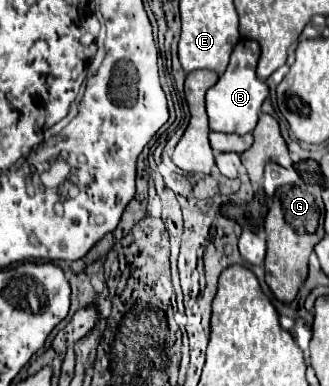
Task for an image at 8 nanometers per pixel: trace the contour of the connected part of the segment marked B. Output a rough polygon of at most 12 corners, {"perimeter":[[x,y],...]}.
{"perimeter":[[243,38],[207,92],[213,132],[253,132],[269,86]]}

